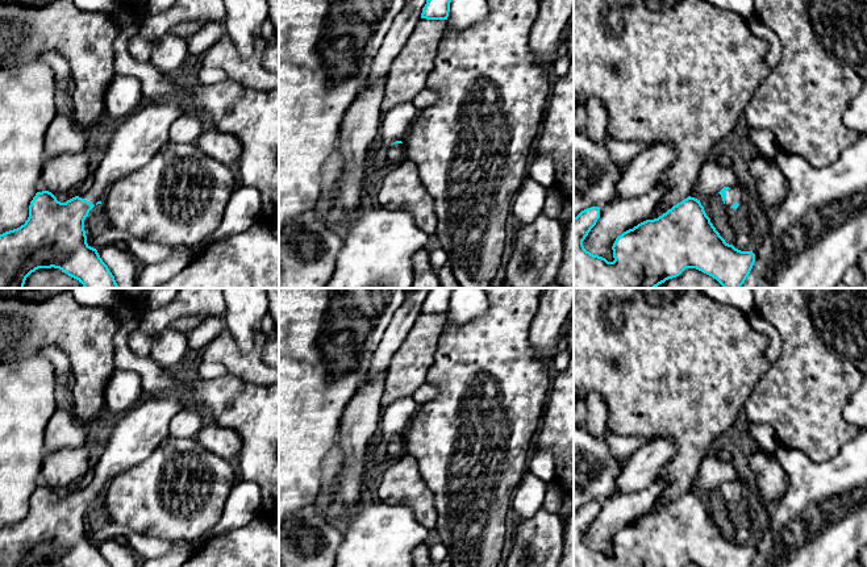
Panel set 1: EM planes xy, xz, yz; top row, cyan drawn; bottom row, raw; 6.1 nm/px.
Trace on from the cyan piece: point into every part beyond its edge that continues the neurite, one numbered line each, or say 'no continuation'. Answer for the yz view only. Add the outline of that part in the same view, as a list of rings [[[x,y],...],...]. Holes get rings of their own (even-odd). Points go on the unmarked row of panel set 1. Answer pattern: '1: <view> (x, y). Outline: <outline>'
1: yz (733, 490). Outline: [[[738,483],[726,484],[725,500],[731,501],[733,499],[735,497],[739,499],[741,496],[742,496],[742,489]]]

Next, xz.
1: xz (396, 447). Outline: [[[393,438],[387,447],[387,456],[400,458],[405,454],[405,445],[403,438]]]

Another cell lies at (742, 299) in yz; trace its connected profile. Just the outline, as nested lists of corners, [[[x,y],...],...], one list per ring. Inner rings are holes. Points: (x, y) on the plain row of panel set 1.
[[[700,288],[708,297],[725,305],[733,305],[745,314],[754,312],[751,288]]]

